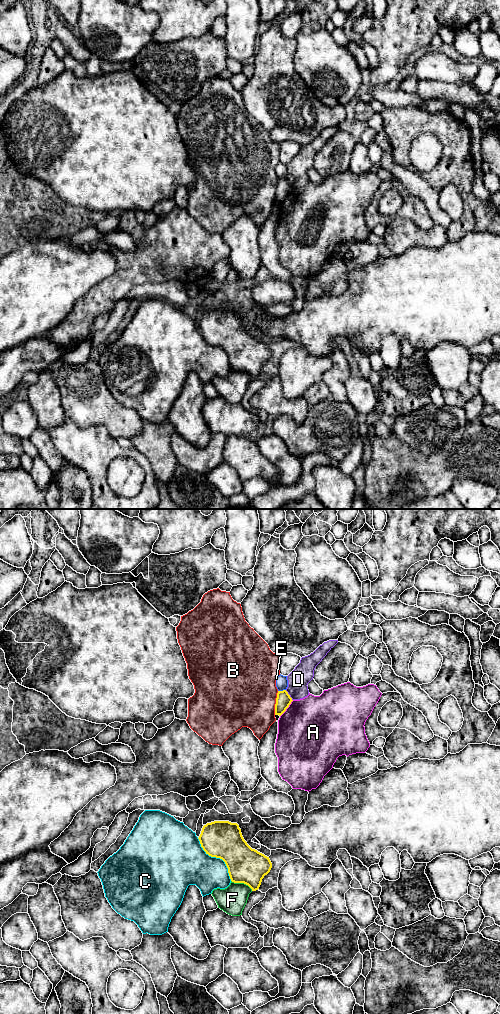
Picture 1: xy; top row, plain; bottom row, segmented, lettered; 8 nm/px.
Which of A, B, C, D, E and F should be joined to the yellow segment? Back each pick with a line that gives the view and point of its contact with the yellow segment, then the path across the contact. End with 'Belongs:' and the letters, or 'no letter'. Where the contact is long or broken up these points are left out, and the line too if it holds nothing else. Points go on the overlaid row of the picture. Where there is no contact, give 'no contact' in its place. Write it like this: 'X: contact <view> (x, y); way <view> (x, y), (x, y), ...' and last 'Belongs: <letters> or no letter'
Belongs: no letter

